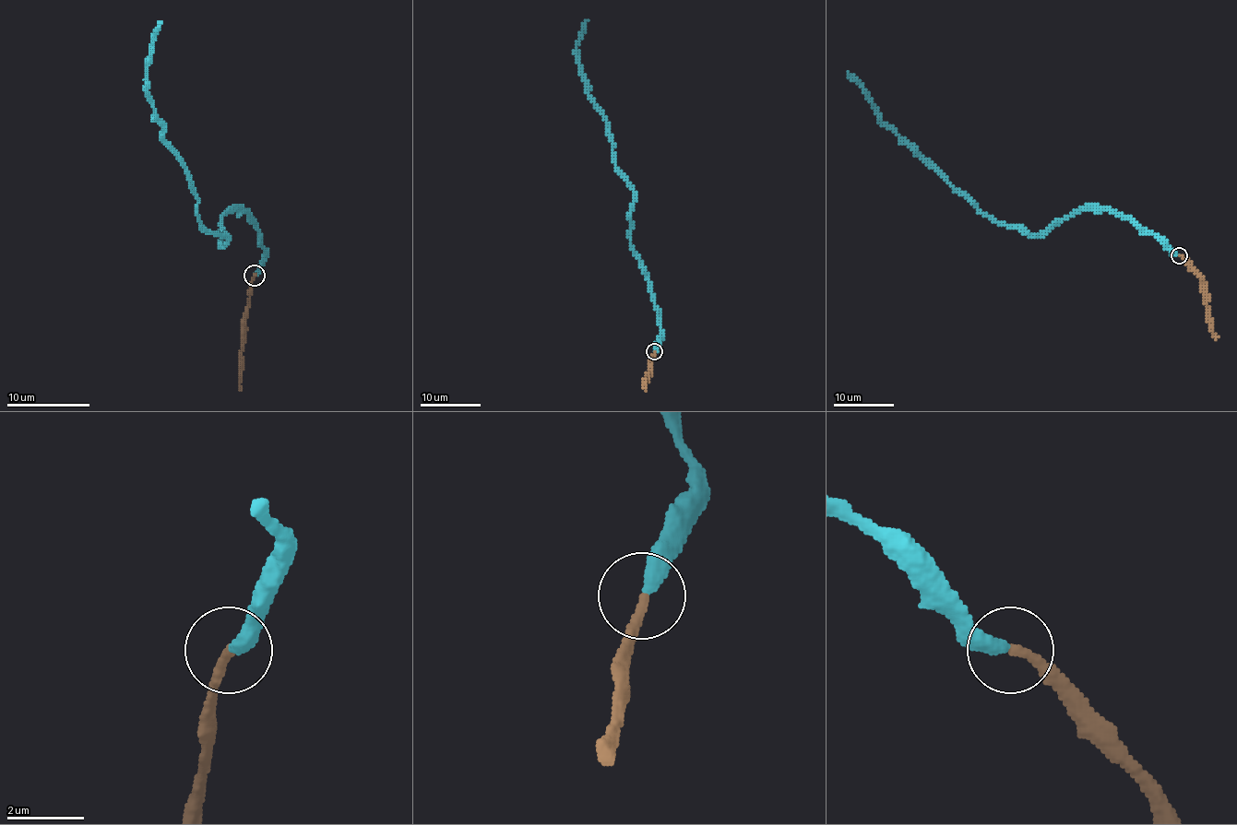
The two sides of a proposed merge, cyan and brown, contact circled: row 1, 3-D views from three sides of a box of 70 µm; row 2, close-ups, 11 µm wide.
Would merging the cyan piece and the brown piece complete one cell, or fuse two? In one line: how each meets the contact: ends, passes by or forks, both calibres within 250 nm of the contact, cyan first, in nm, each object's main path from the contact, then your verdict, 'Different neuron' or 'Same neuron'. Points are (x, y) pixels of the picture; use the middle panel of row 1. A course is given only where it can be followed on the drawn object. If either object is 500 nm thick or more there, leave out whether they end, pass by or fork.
At the ring cyan ends. At the ring brown ends. Thickness 400 nm (cyan) against 260 nm. Course of cyan: (654, 350), (661, 330), (631, 242), (631, 185), (616, 167), (610, 126), (576, 55), (588, 21). Course of brown: (654, 350), (645, 388). Same neuron

